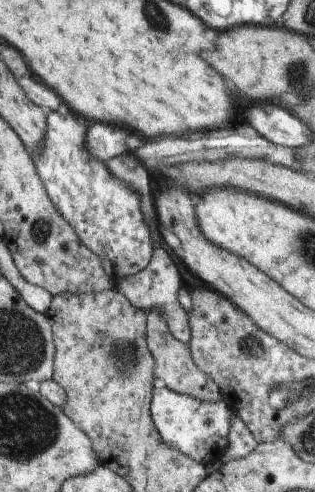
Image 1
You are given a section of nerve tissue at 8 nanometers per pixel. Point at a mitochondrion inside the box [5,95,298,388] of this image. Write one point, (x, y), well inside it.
(41, 230)

